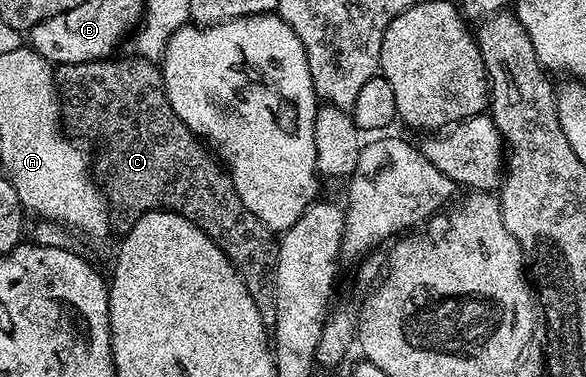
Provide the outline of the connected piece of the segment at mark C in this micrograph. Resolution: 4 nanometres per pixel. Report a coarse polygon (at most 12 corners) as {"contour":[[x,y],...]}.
{"contour":[[153,61],[55,71],[120,232],[190,220],[275,324],[278,238]]}

